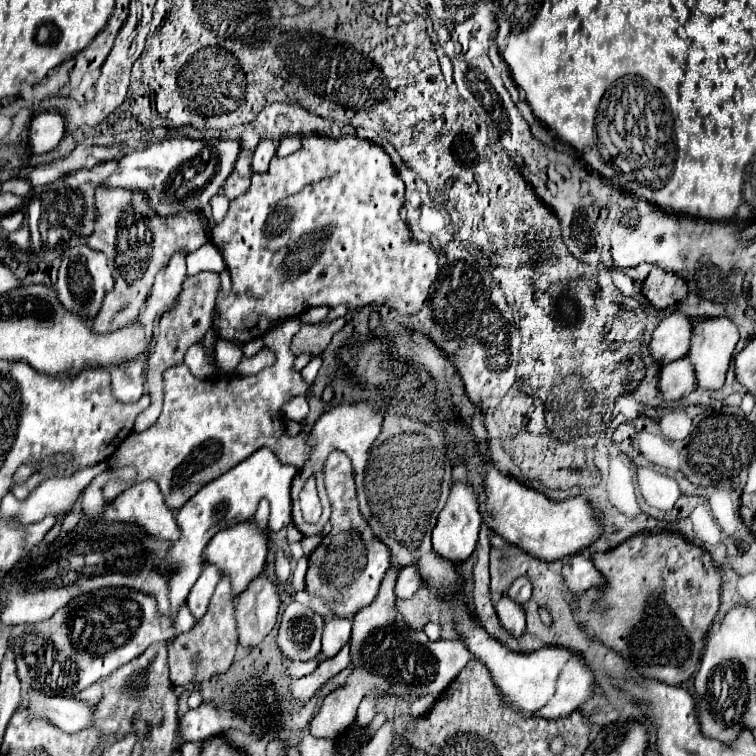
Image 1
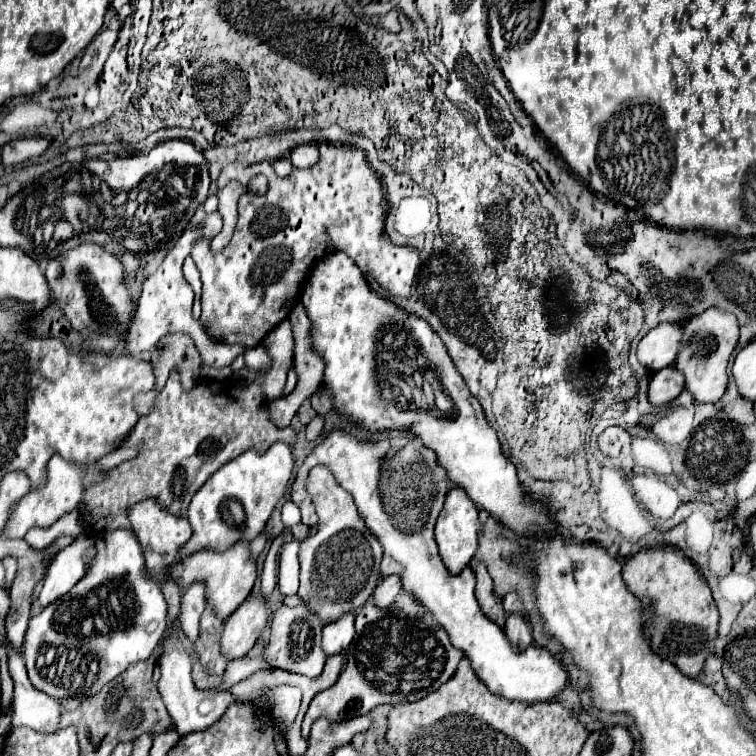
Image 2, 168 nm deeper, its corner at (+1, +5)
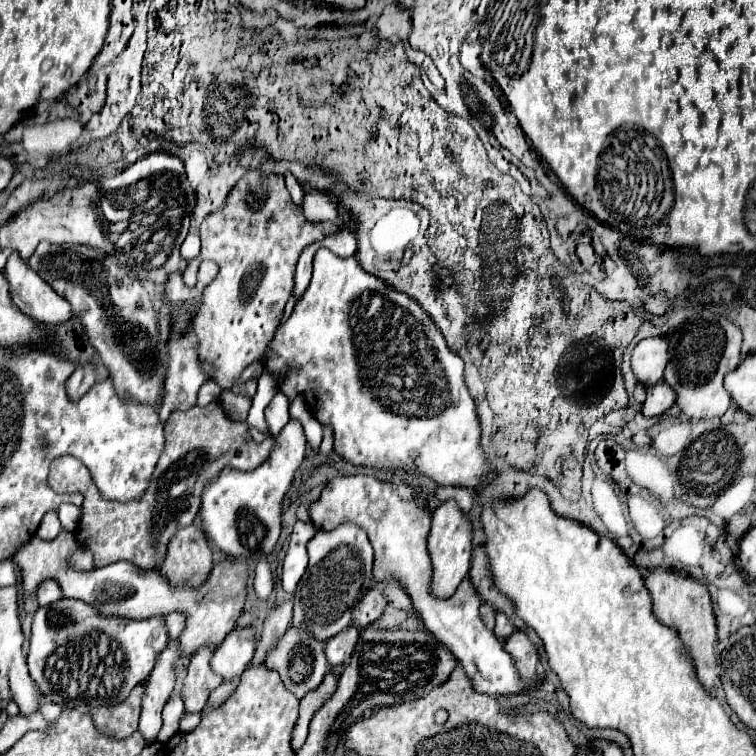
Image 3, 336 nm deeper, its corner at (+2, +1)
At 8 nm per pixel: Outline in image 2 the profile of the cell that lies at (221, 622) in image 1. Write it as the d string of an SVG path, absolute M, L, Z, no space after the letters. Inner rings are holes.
M207 605L201 615L199 639L195 641L195 651L199 653L199 661L209 675L223 675L227 667L227 659L221 655L219 639L223 633L223 621L215 617L213 609Z

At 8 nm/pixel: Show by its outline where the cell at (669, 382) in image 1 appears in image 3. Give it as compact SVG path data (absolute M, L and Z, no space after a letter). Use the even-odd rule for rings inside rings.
M664 381L646 387L646 393L648 395L646 395L646 401L642 405L642 415L646 415L646 417L662 415L676 401L676 389Z

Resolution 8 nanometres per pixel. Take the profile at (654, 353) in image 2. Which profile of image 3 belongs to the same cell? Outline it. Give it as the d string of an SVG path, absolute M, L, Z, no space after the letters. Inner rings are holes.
M648 337L642 339L632 353L632 371L638 381L646 387L662 381L664 367L668 363L668 339L666 337Z

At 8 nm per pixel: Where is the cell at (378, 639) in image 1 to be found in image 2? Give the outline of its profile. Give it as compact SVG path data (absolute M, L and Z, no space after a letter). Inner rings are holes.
M369 599L365 603L365 607L361 609L361 613L357 615L355 629L357 629L357 633L355 633L351 647L347 649L347 661L345 661L345 667L343 667L339 679L329 689L317 693L317 697L309 705L309 711L303 721L305 741L309 739L309 731L311 731L311 725L315 723L315 719L325 717L329 723L337 723L347 717L367 715L373 707L383 705L383 703L397 705L397 703L411 703L411 701L419 701L419 699L427 697L431 691L435 691L439 685L443 685L447 679L451 679L451 675L457 671L459 661L463 659L463 653L451 645L449 635L441 627L433 627L433 625L425 623L423 619L407 617L403 611L379 609L373 605L373 599Z

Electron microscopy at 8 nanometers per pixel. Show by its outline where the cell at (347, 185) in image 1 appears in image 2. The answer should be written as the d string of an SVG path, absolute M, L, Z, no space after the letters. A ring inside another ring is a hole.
M319 145L321 161L311 169L293 169L291 177L277 179L273 171L267 171L267 161L245 165L245 163L231 163L227 165L221 175L217 187L223 189L229 181L239 181L247 185L255 175L269 177L269 191L265 195L251 195L243 193L239 197L239 219L231 241L225 245L223 251L213 253L209 251L208 240L193 243L191 257L195 259L201 279L203 279L203 313L199 317L201 327L205 333L223 343L237 343L245 349L257 347L263 337L277 327L281 321L287 319L289 309L293 307L301 287L305 285L307 273L313 265L325 257L323 247L327 253L343 251L347 253L365 275L373 275L381 287L391 291L393 295L407 297L411 293L417 267L419 267L419 251L415 247L397 247L383 235L385 225L385 207L383 207L383 189L369 167L363 151L351 149L347 145Z

